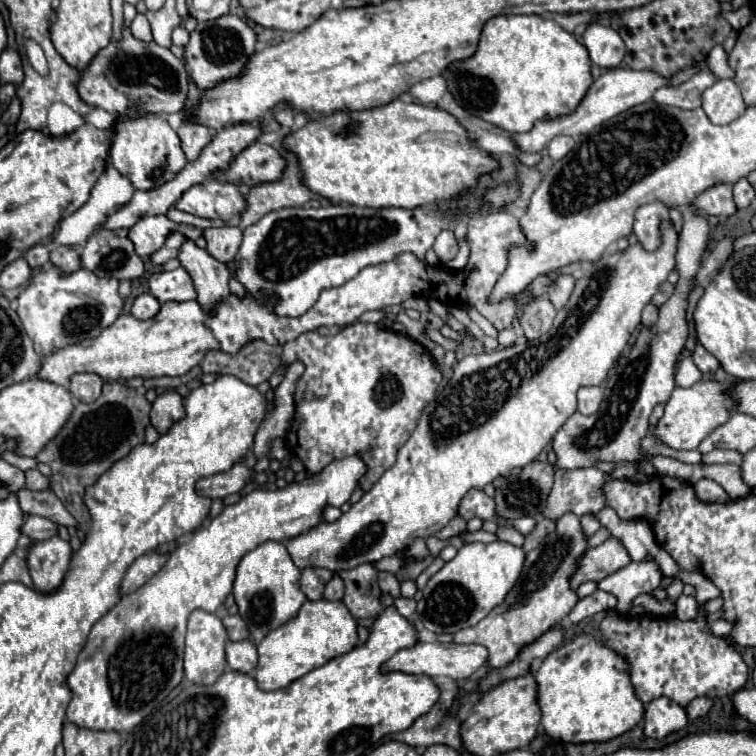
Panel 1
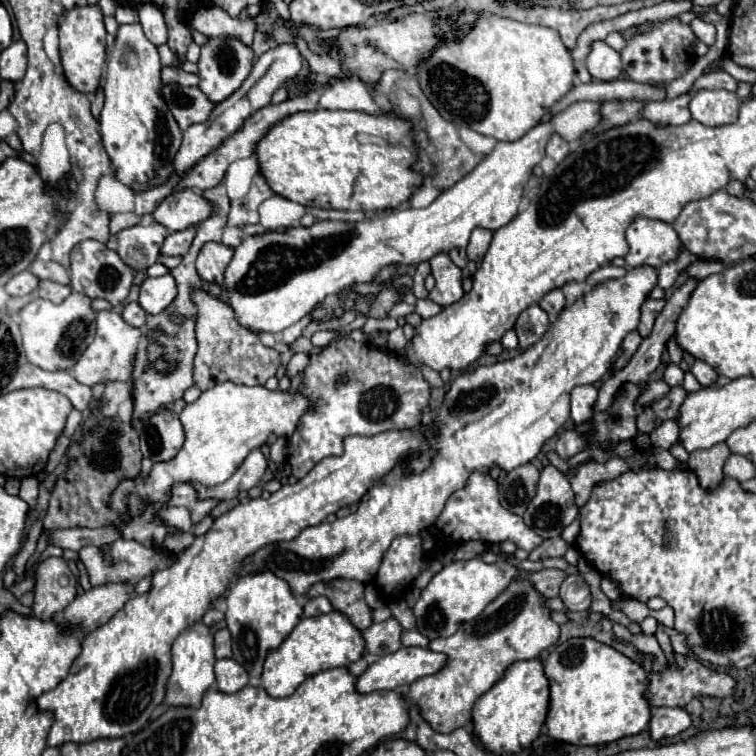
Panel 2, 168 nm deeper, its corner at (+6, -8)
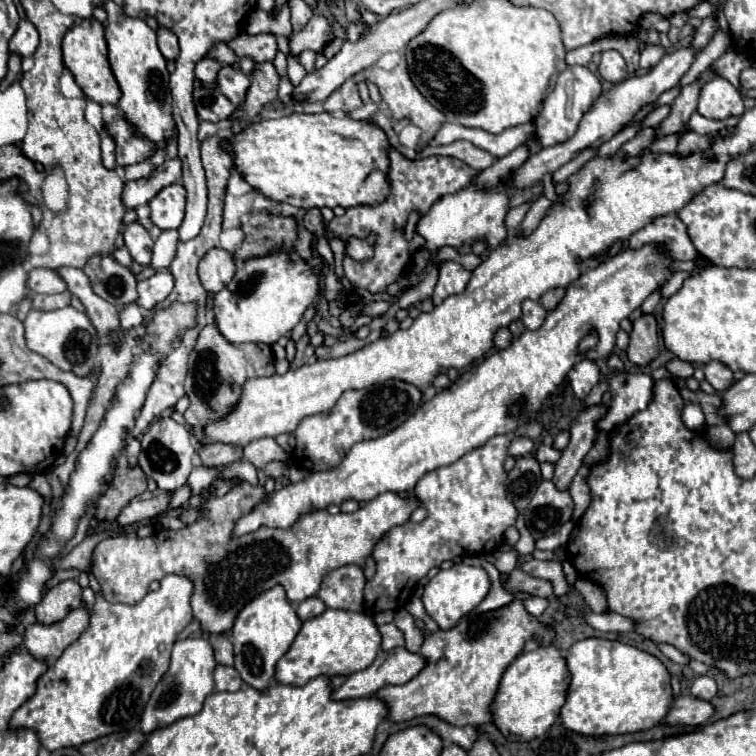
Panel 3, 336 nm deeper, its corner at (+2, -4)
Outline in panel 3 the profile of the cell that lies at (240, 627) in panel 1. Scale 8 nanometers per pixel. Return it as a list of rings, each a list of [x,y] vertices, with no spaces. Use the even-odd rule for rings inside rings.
[[[229,635],[211,637],[211,645],[215,651],[215,661],[219,665],[233,665],[233,645],[231,645]]]

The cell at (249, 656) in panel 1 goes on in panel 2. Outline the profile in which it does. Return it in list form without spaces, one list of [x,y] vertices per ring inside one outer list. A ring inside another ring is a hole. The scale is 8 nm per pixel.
[[[219,659],[215,663],[217,689],[223,693],[235,693],[249,683],[249,673],[235,659]]]

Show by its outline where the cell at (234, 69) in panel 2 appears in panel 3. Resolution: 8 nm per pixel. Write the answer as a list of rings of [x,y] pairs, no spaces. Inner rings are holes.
[[[225,65],[225,67],[221,67],[221,71],[217,75],[217,85],[219,85],[221,93],[225,93],[225,97],[229,97],[229,101],[233,101],[235,107],[239,107],[245,103],[245,95],[251,85],[251,79],[247,75],[243,75],[241,71]]]

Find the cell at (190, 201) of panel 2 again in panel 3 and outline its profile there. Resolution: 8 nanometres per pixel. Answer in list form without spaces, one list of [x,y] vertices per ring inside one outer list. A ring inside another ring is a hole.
[[[173,183],[161,189],[151,207],[151,221],[161,229],[177,229],[185,217],[185,187],[181,183]]]

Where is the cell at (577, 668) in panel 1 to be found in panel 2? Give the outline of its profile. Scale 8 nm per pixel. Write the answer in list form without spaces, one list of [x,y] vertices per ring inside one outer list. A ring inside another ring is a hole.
[[[587,637],[569,639],[557,645],[545,659],[543,671],[551,691],[545,725],[547,735],[555,741],[571,745],[603,745],[641,733],[651,719],[649,703],[643,697],[647,681],[645,669],[609,645]]]

